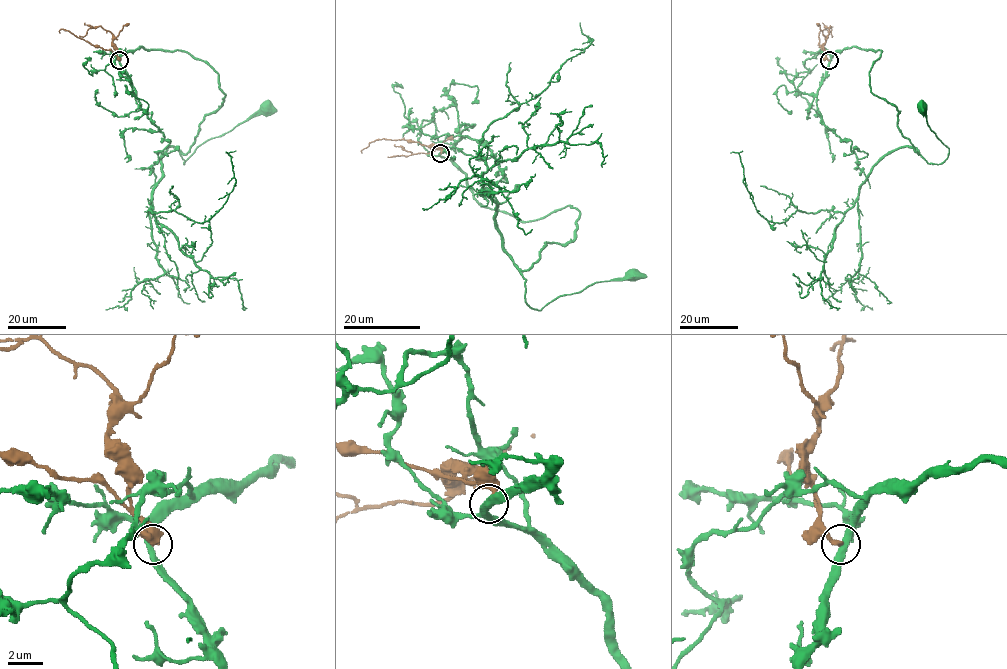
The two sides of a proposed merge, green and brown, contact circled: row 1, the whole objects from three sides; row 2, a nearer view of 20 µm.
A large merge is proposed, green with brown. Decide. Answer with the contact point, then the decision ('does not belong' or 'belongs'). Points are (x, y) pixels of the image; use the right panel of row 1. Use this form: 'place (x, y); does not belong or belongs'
place (829, 60); does not belong

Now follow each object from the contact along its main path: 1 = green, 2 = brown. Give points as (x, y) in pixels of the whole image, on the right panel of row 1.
1: (829, 60), (845, 48), (880, 50), (870, 91), (896, 107), (913, 149), (940, 164), (949, 149), (922, 105)
2: (829, 60), (819, 45), (818, 36), (825, 29), (829, 33)

